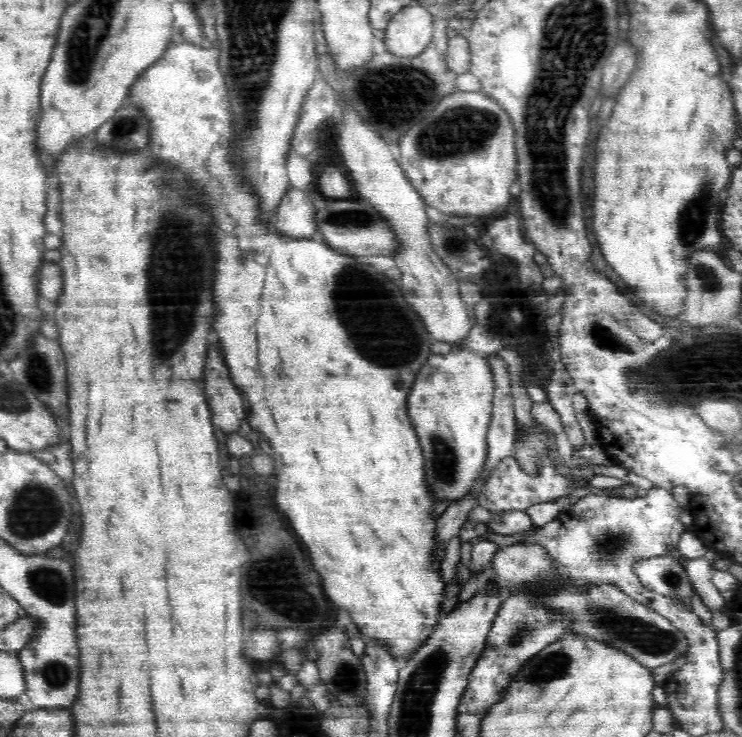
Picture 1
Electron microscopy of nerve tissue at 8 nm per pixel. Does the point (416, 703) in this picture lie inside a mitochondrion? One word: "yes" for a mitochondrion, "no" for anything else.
yes

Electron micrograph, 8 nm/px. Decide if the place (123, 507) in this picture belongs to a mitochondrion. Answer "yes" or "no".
no

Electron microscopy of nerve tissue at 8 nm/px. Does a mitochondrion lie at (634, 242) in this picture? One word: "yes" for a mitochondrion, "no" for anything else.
no

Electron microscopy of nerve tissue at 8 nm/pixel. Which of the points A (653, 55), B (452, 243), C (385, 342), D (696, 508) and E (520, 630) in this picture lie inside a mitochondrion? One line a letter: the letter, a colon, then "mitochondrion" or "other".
A: other
B: mitochondrion
C: mitochondrion
D: other
E: mitochondrion

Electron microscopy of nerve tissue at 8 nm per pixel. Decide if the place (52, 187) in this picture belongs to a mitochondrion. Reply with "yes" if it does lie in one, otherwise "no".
no

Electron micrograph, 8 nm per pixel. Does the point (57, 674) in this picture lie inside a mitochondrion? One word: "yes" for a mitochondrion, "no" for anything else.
yes

